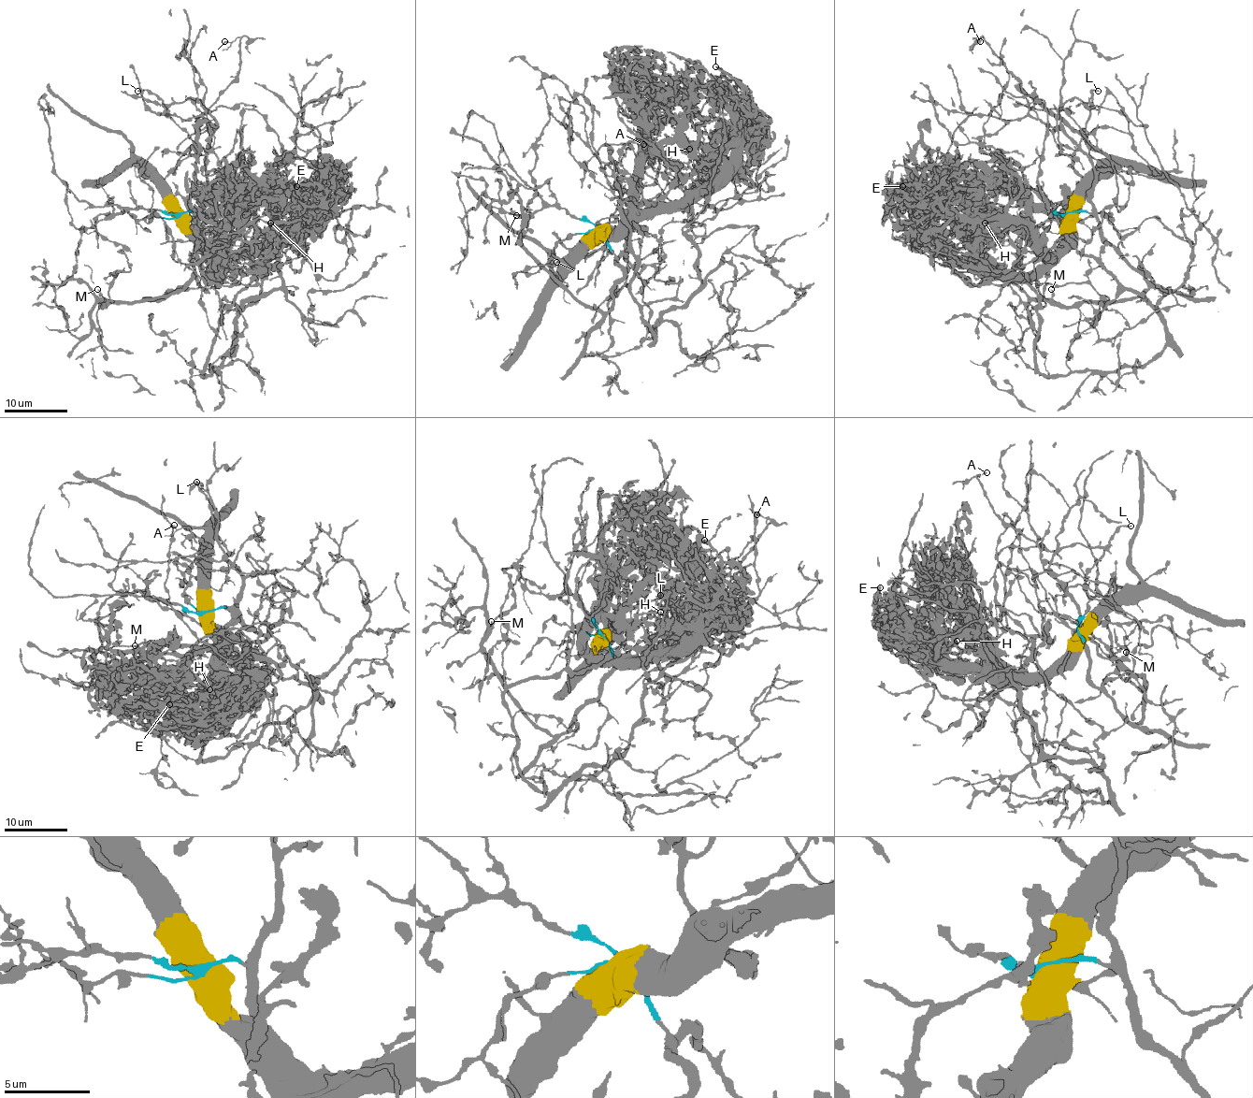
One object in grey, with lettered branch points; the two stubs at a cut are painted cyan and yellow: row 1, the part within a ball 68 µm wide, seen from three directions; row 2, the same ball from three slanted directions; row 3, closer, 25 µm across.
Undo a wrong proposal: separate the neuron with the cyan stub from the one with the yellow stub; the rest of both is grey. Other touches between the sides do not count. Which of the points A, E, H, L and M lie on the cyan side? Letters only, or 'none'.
A, L, M

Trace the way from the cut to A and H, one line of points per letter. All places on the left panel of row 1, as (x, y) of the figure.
A: (180, 213), (194, 212), (205, 195), (208, 138), (216, 127), (204, 113), (239, 69), (239, 36), (224, 41)
H: (180, 213), (216, 252), (249, 250), (288, 226), (280, 231), (285, 224), (280, 218), (271, 223)

